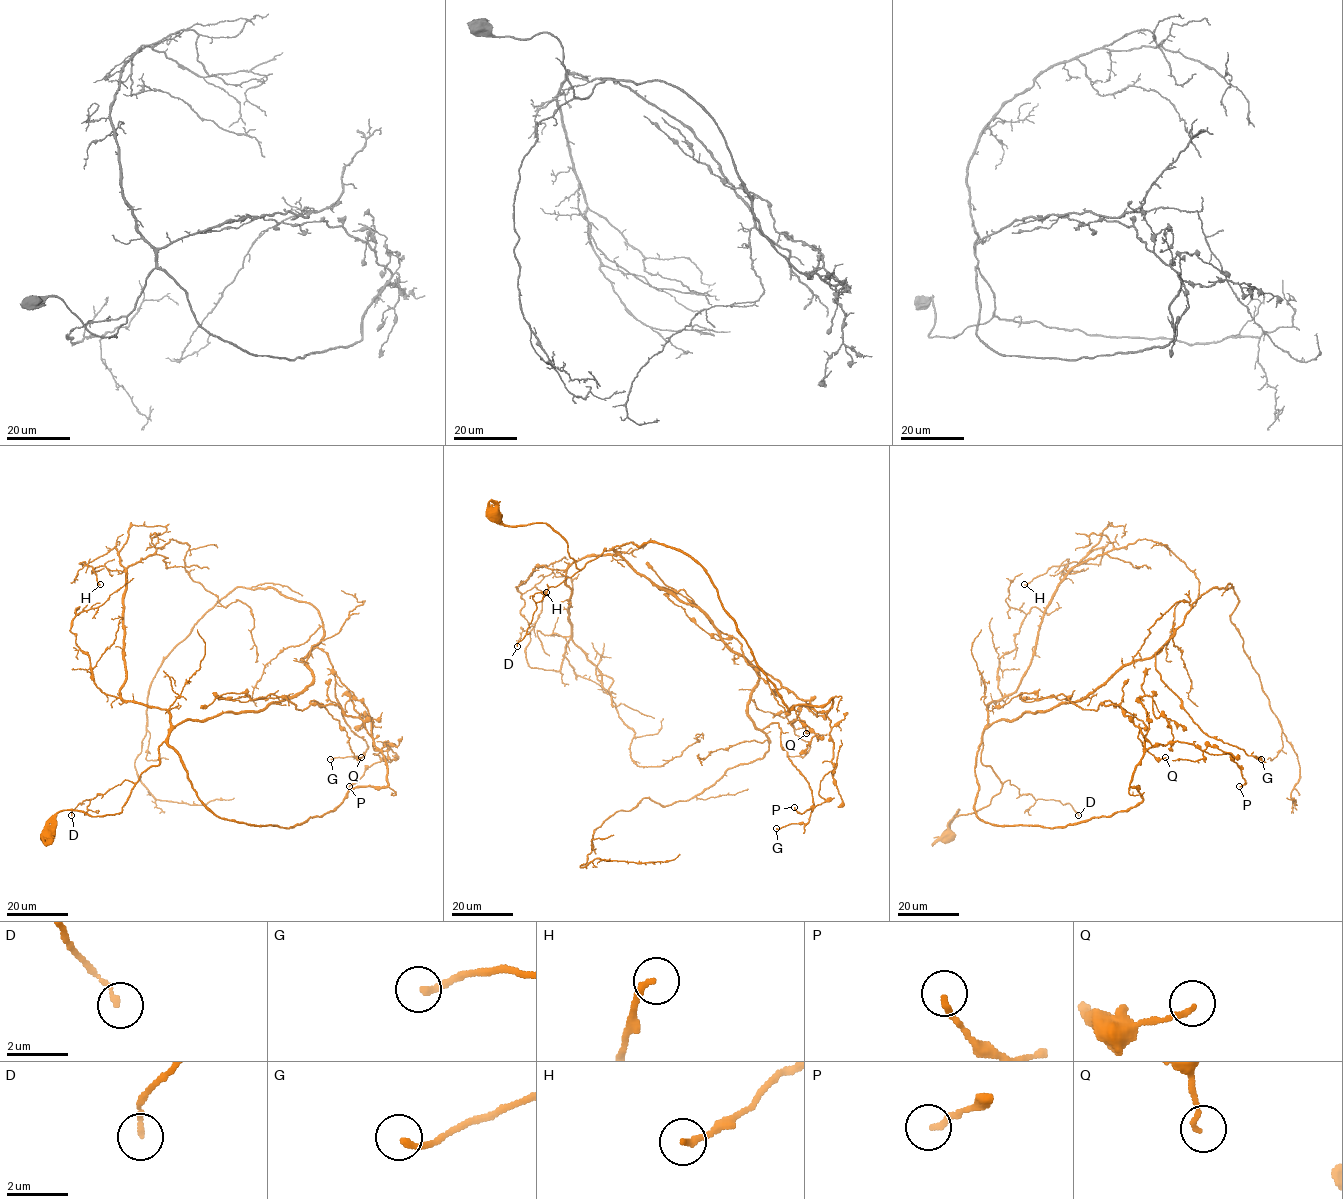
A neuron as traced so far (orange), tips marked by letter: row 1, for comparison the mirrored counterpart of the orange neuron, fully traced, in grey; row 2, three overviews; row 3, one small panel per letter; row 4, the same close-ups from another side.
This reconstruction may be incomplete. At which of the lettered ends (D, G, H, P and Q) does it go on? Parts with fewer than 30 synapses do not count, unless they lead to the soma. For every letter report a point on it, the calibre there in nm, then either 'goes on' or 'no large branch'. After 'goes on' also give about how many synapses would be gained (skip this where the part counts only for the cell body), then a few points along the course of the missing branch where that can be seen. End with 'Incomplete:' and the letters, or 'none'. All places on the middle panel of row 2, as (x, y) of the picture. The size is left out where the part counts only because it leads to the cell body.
D: place (517, 646); calibre 160 nm; no large branch
G: place (776, 828); calibre 200 nm; no large branch
H: place (546, 592); calibre 190 nm; no large branch
P: place (794, 807); calibre 220 nm; no large branch
Q: place (806, 733); calibre 150 nm; no large branch
Incomplete: none

